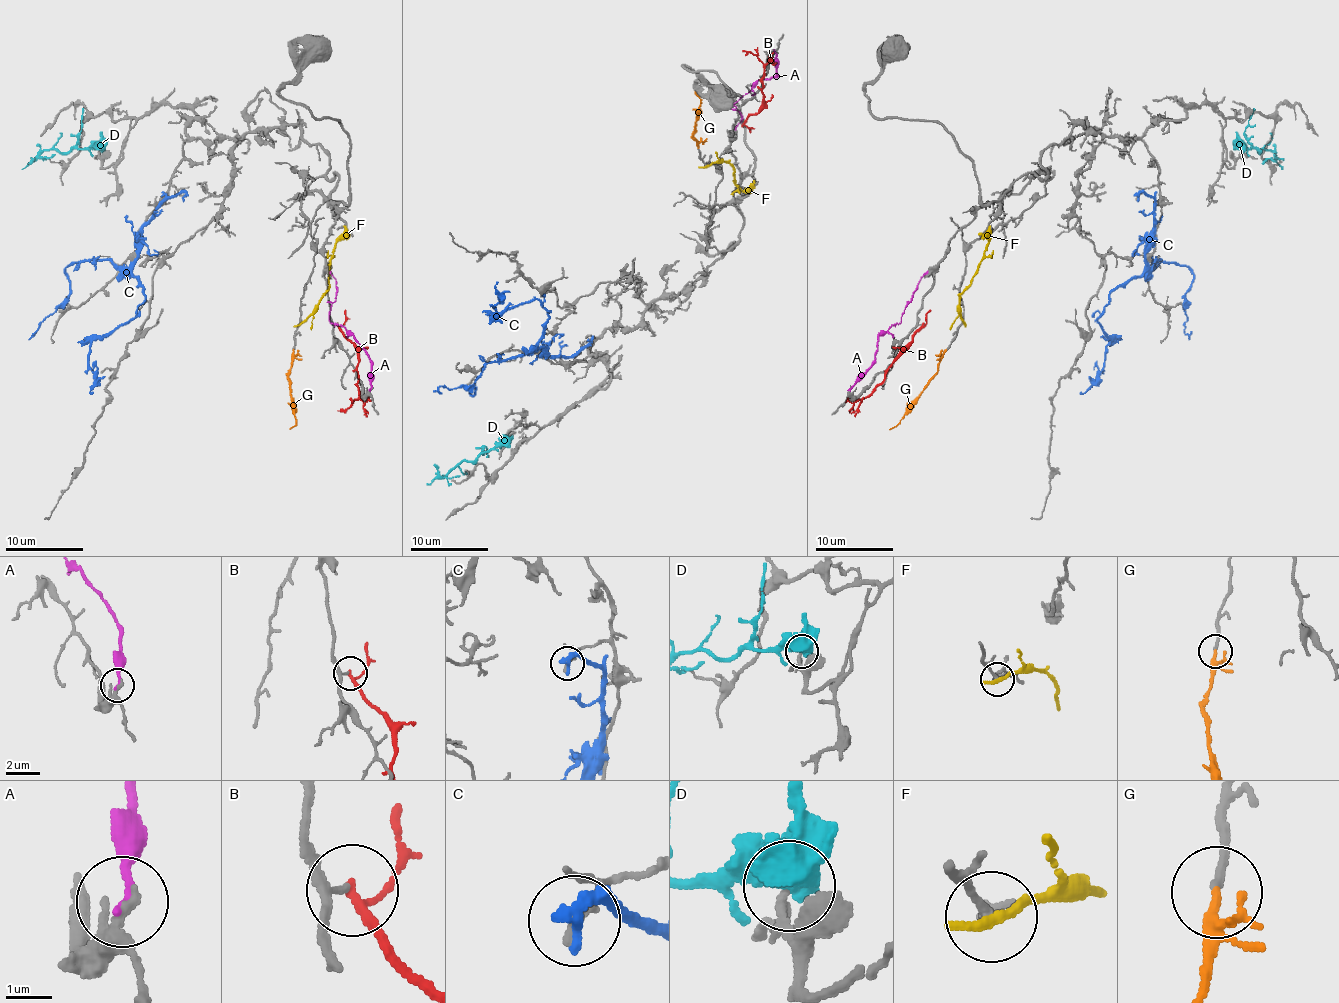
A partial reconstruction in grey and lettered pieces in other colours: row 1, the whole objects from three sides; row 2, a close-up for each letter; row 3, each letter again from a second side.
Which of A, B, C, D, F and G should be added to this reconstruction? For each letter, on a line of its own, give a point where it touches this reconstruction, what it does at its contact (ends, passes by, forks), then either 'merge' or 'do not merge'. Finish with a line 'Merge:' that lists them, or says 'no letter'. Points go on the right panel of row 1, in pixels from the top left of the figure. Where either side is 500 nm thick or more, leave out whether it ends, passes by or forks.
A: meets grey at (850, 388); it ends there; do not merge
B: meets grey at (922, 324); it passes by; do not merge
C: meets grey at (1138, 195); it ends there; do not merge
D: meets grey at (1242, 149); do not merge
F: meets grey at (963, 322); it ends there; do not merge
G: meets grey at (946, 350); it ends there; merge
Merge: G

